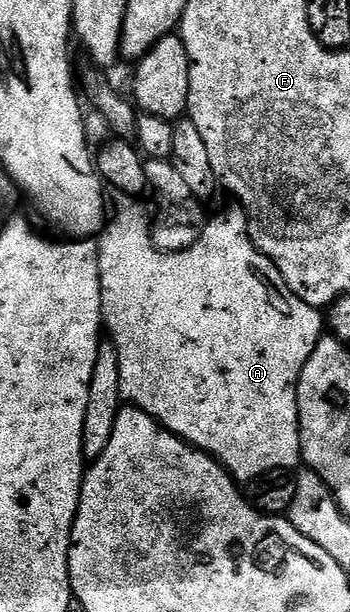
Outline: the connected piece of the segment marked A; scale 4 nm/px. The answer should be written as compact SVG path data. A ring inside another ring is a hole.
M115 196L115 199L110 199L109 202L109 221L106 223L105 229L98 239L99 243L99 275L101 276L101 308L103 309L103 325L106 333L111 333L110 341L113 343L115 351L117 352L117 360L121 364L121 399L124 403L137 407L138 410L143 410L151 417L152 420L158 422L159 425L164 426L171 434L176 434L181 441L195 446L198 450L203 450L206 454L210 454L219 463L231 473L232 478L239 484L250 484L256 478L260 478L263 474L272 474L274 470L282 470L284 472L294 471L295 465L300 465L303 456L303 445L301 444L301 436L299 435L299 409L297 408L297 384L301 372L305 368L305 364L309 360L309 356L313 356L313 348L317 348L319 339L325 334L325 318L323 318L316 307L305 304L305 300L301 300L289 288L289 284L285 284L285 276L281 276L281 272L277 272L277 268L273 264L273 260L269 260L269 256L265 256L255 246L255 241L251 239L251 226L247 213L238 205L230 204L211 223L207 226L207 231L203 234L203 239L192 241L189 248L180 248L174 252L169 250L161 250L158 245L153 244L153 234L151 238L151 226L147 222L143 222L143 210L138 206L136 199L131 196Z

